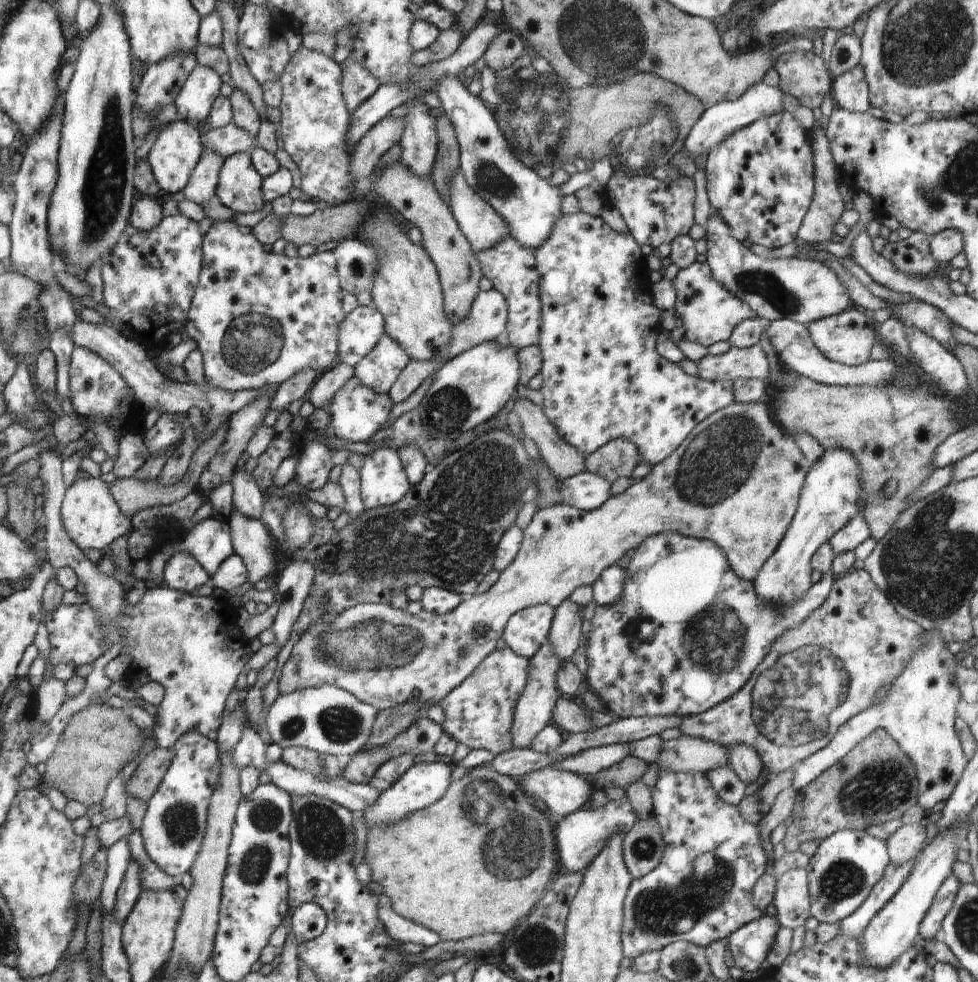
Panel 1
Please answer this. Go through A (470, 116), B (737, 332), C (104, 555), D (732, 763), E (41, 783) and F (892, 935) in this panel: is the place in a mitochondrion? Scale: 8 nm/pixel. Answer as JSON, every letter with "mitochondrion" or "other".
{"A":"other","B":"other","C":"other","D":"other","E":"other","F":"other"}

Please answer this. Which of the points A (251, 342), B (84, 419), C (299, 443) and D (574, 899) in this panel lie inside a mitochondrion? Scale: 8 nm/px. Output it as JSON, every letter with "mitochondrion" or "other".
{"A":"mitochondrion","B":"other","C":"other","D":"other"}

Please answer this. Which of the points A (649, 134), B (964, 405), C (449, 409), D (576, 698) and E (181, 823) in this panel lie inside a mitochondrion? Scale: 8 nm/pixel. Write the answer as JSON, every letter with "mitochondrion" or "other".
{"A":"mitochondrion","B":"other","C":"mitochondrion","D":"other","E":"mitochondrion"}

